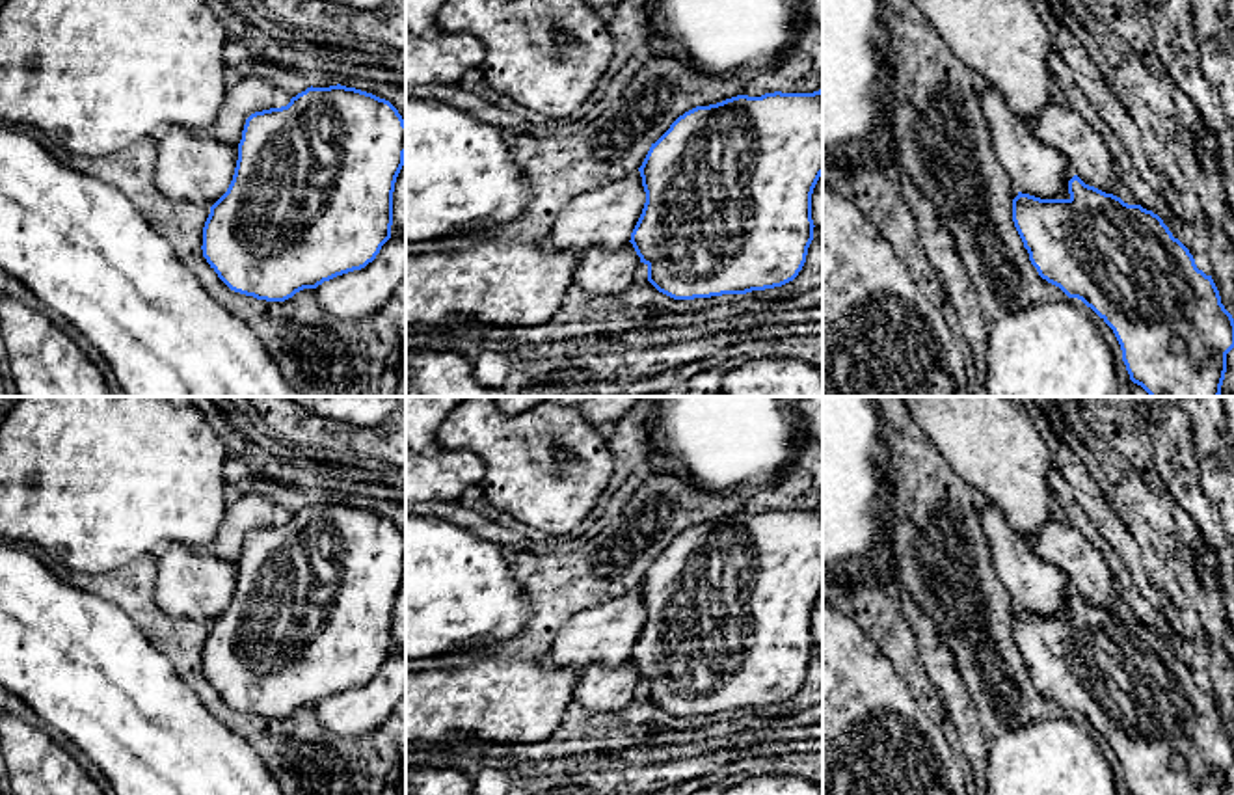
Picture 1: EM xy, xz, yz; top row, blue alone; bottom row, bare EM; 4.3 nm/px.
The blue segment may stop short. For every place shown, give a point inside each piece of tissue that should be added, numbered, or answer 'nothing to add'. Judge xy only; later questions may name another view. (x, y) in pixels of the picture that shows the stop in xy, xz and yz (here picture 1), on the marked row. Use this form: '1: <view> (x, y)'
1: xy (194, 168)

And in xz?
1: xz (605, 216)

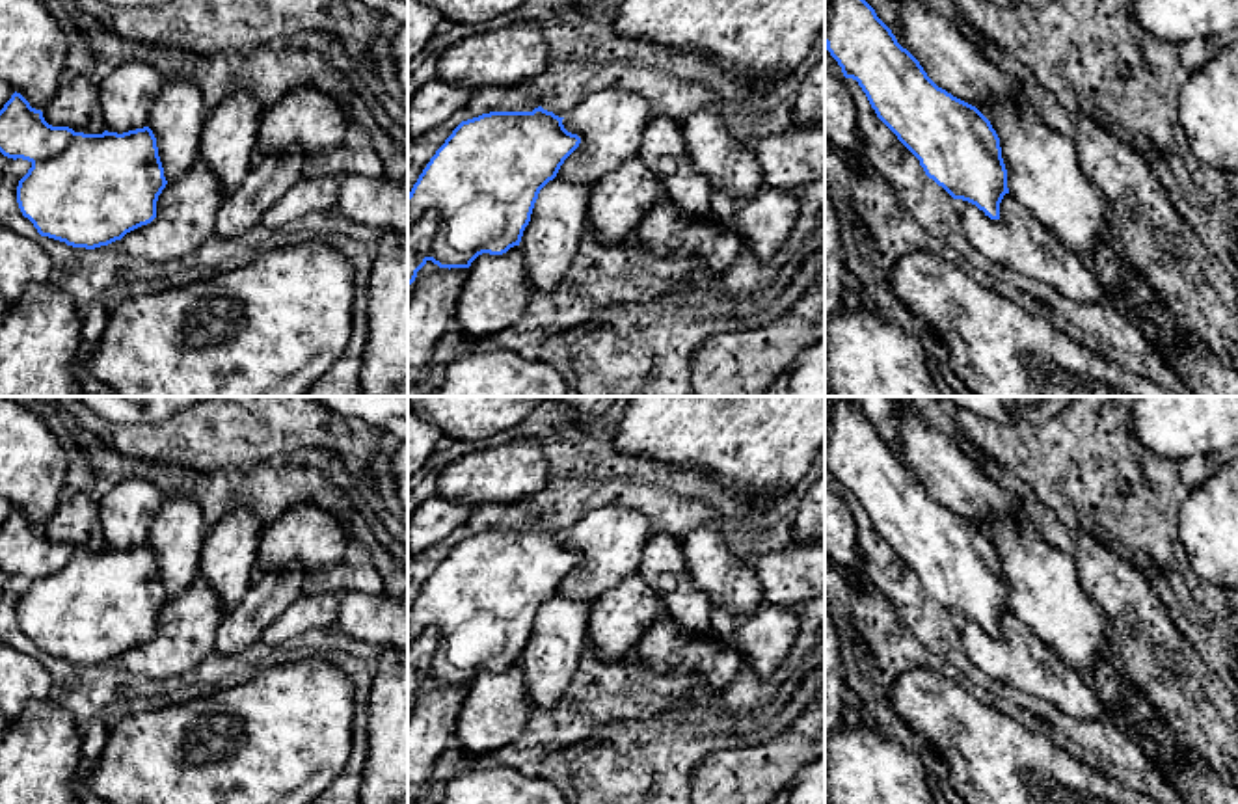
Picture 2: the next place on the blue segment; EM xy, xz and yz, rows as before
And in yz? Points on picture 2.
nothing to add

